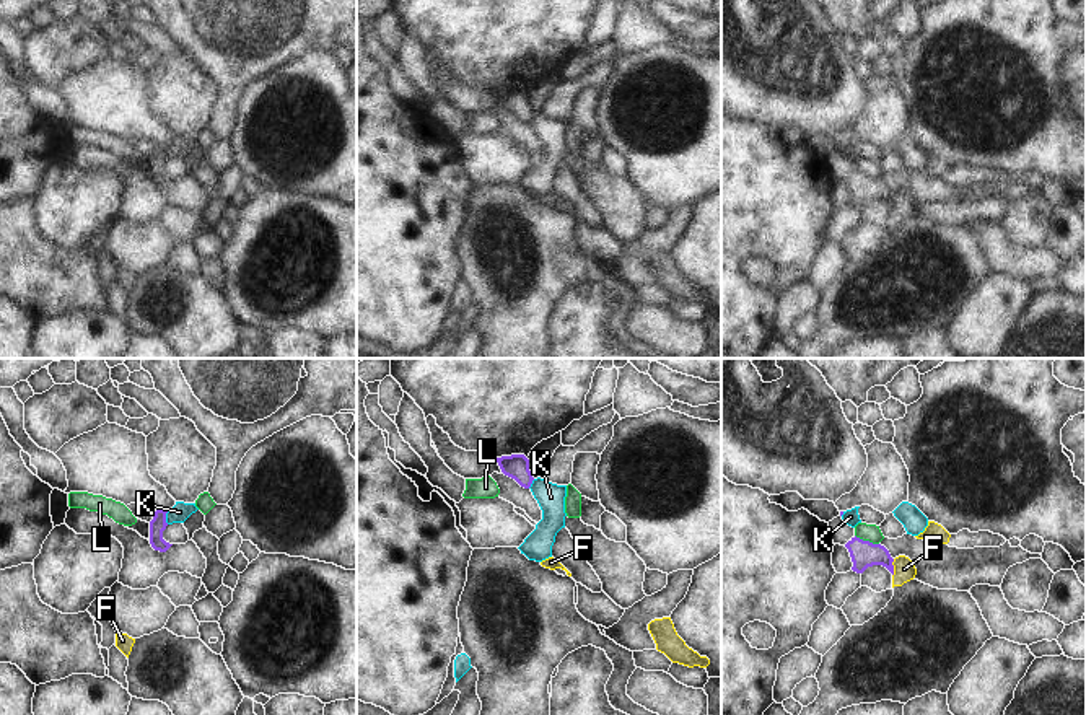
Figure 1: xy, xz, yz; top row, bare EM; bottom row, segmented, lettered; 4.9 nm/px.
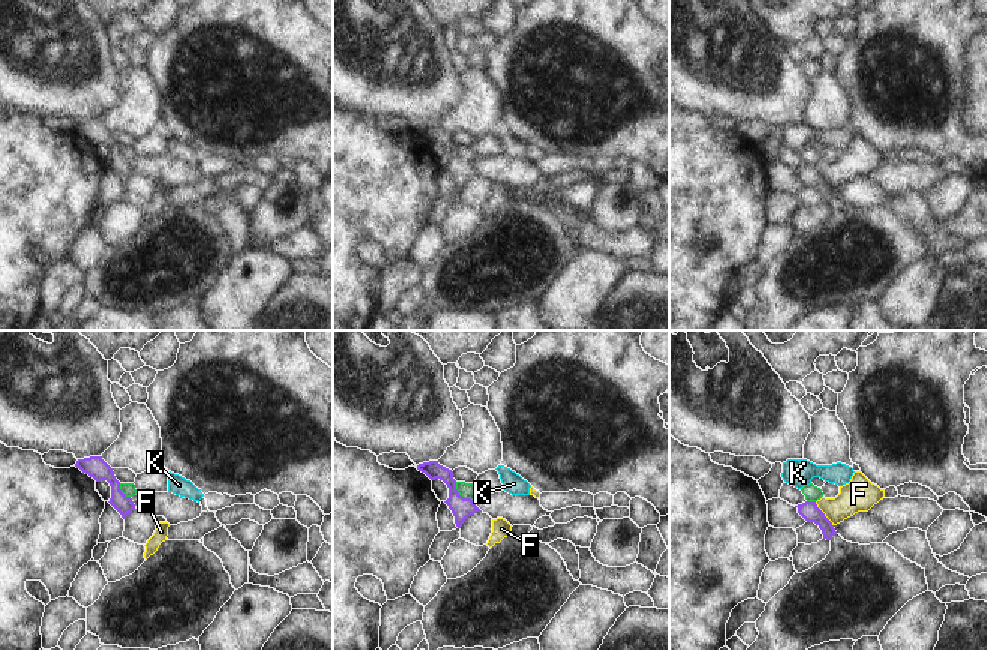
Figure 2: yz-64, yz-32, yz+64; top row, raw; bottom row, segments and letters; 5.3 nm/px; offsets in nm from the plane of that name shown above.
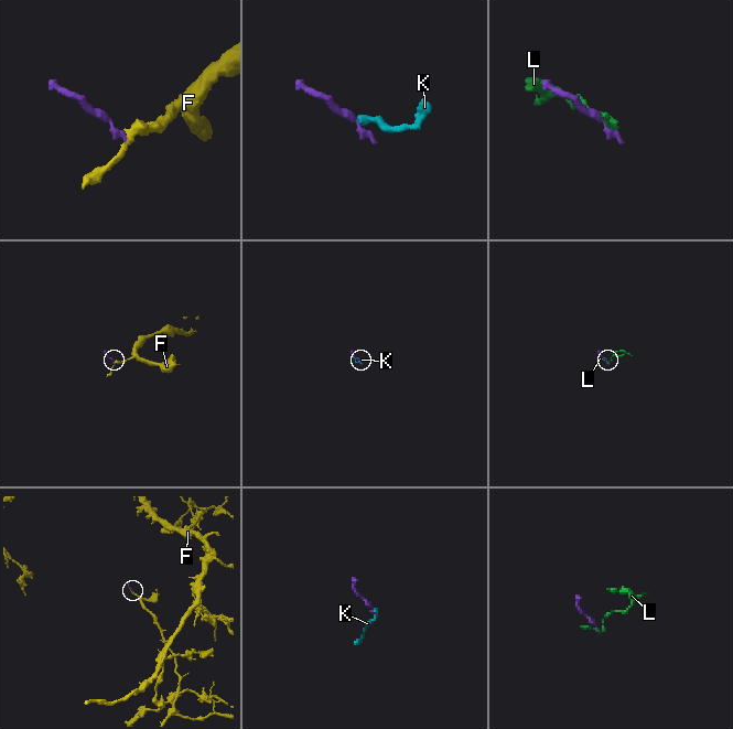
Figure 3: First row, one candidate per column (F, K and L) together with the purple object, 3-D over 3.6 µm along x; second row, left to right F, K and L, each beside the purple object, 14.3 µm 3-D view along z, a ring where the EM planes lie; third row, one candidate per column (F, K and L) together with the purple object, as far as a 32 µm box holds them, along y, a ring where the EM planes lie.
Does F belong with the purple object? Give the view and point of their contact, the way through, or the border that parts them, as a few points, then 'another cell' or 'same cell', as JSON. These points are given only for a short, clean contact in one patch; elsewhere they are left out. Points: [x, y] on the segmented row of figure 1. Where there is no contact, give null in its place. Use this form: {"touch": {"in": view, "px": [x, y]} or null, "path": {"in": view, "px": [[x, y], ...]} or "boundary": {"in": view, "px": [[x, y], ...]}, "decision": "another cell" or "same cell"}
{"touch": {"in": "yz", "px": [893, 567]}, "boundary": {"in": "yz", "px": [[894, 559], [893, 575]]}, "decision": "another cell"}

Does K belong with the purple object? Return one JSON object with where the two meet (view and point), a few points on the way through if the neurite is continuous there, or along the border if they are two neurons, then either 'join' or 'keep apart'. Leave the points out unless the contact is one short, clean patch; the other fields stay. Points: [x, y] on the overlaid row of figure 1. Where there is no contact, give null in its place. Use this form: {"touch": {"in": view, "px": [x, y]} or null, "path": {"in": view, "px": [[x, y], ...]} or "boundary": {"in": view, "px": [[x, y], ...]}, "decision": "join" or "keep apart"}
{"touch": {"in": "xy", "px": [165, 518]}, "boundary": {"in": "xy", "px": [[168, 512], [166, 523]]}, "decision": "keep apart"}

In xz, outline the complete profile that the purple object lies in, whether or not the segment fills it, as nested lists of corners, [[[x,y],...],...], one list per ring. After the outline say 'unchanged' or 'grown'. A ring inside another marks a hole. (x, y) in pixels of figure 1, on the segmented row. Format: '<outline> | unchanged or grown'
[[[524,454],[497,458],[501,472],[515,479],[521,487],[529,489],[534,477],[529,471],[529,459]]] | unchanged

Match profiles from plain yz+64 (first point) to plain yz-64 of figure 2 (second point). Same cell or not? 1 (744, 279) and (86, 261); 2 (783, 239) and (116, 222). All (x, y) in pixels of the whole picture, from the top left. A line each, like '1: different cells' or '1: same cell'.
1: different cells
2: different cells

